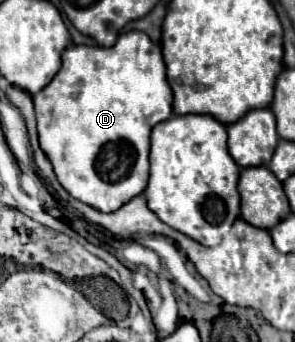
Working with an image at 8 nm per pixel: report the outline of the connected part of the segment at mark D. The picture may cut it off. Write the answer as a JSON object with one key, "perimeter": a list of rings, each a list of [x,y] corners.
{"perimeter":[[[131,30],[127,34],[121,34],[117,44],[113,48],[99,48],[99,46],[69,46],[63,52],[63,66],[57,72],[57,76],[51,80],[49,86],[45,86],[39,94],[33,96],[35,102],[35,112],[37,112],[37,130],[39,130],[39,144],[41,150],[47,154],[47,158],[53,164],[53,170],[57,174],[57,180],[61,182],[61,186],[77,200],[93,206],[99,212],[115,212],[119,210],[123,204],[127,204],[131,198],[139,196],[149,180],[149,134],[151,128],[167,118],[171,118],[173,114],[173,90],[167,82],[165,76],[165,62],[163,62],[163,54],[161,54],[161,46],[151,42],[151,38],[145,32],[139,30]]]}

